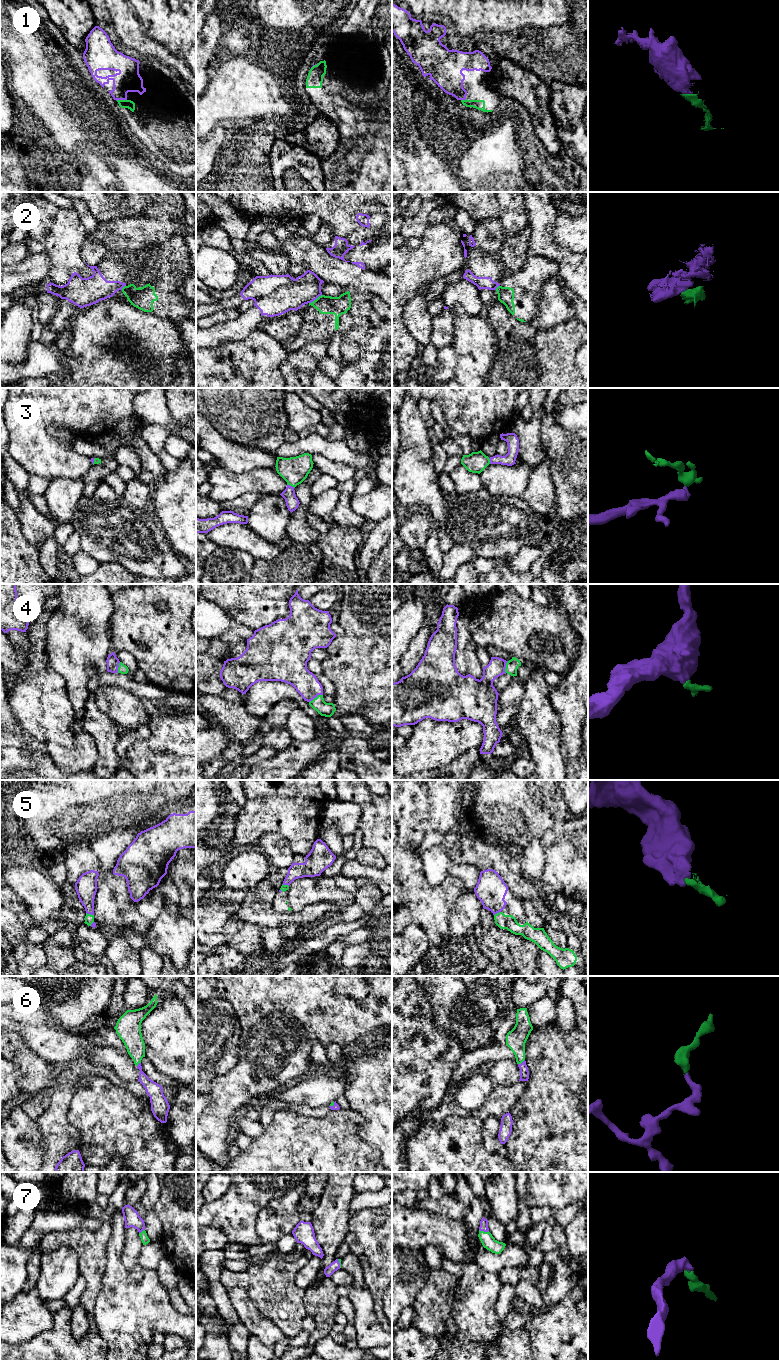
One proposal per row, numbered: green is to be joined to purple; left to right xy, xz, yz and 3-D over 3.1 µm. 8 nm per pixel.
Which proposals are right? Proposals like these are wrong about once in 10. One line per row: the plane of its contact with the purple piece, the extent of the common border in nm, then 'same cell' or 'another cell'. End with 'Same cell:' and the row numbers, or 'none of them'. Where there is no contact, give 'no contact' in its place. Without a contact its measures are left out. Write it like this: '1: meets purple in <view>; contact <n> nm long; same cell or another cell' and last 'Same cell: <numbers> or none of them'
1: meets purple in xy; contact 90 nm long; same cell
2: meets purple in xz; contact 130 nm long; another cell
3: meets purple in xz; contact 70 nm long; same cell
4: meets purple in xz; contact 130 nm long; same cell
5: meets purple in xy; contact 70 nm long; same cell
6: meets purple in yz; contact 70 nm long; same cell
7: meets purple in yz; contact 80 nm long; same cell
Same cell: 1, 3, 4, 5, 6, 7

